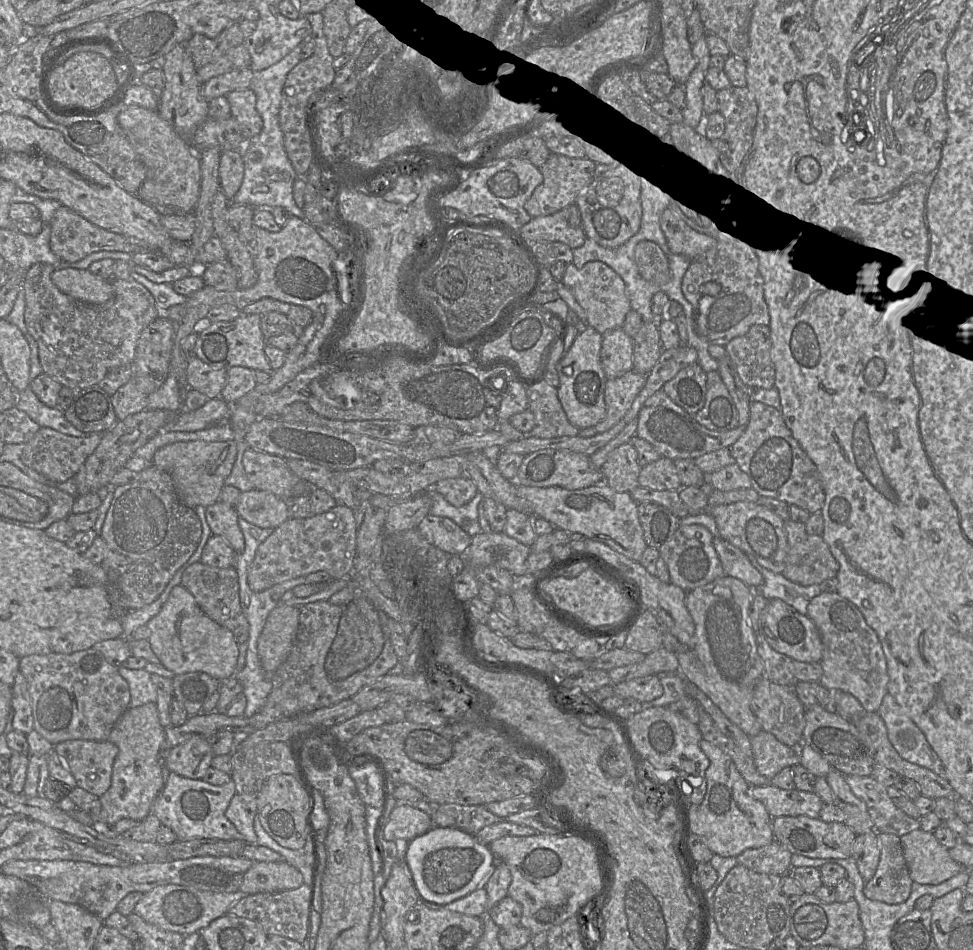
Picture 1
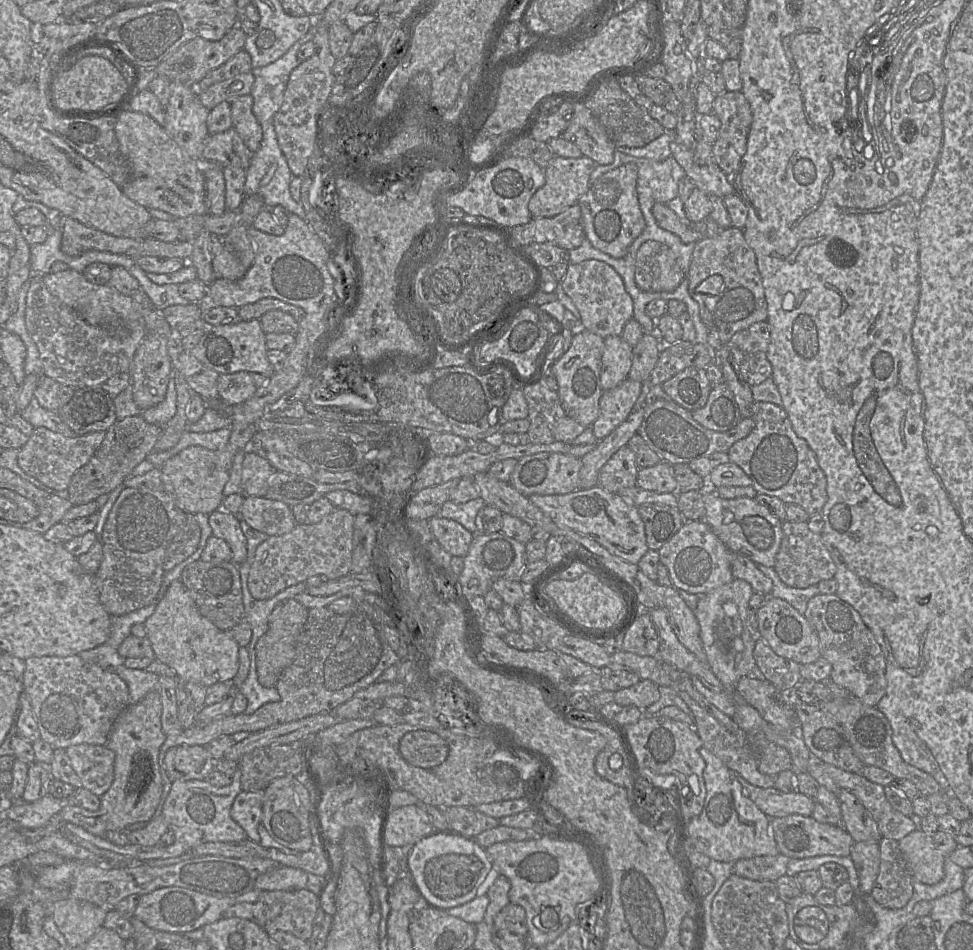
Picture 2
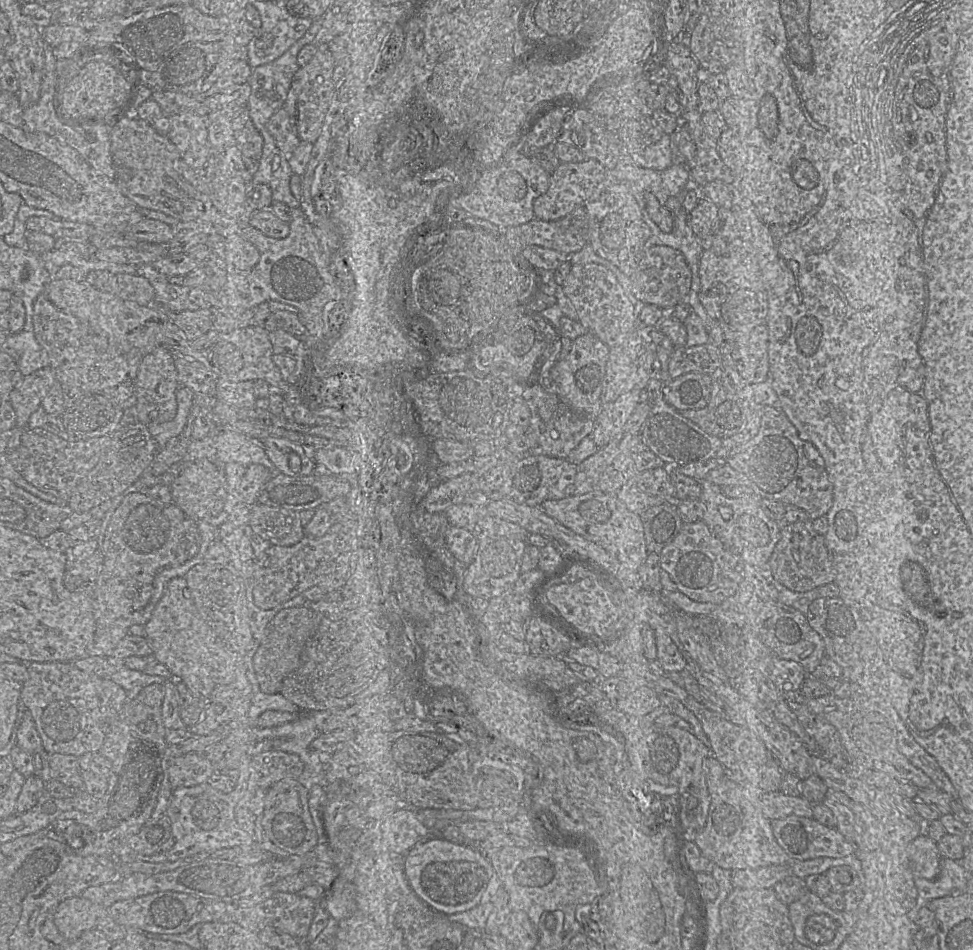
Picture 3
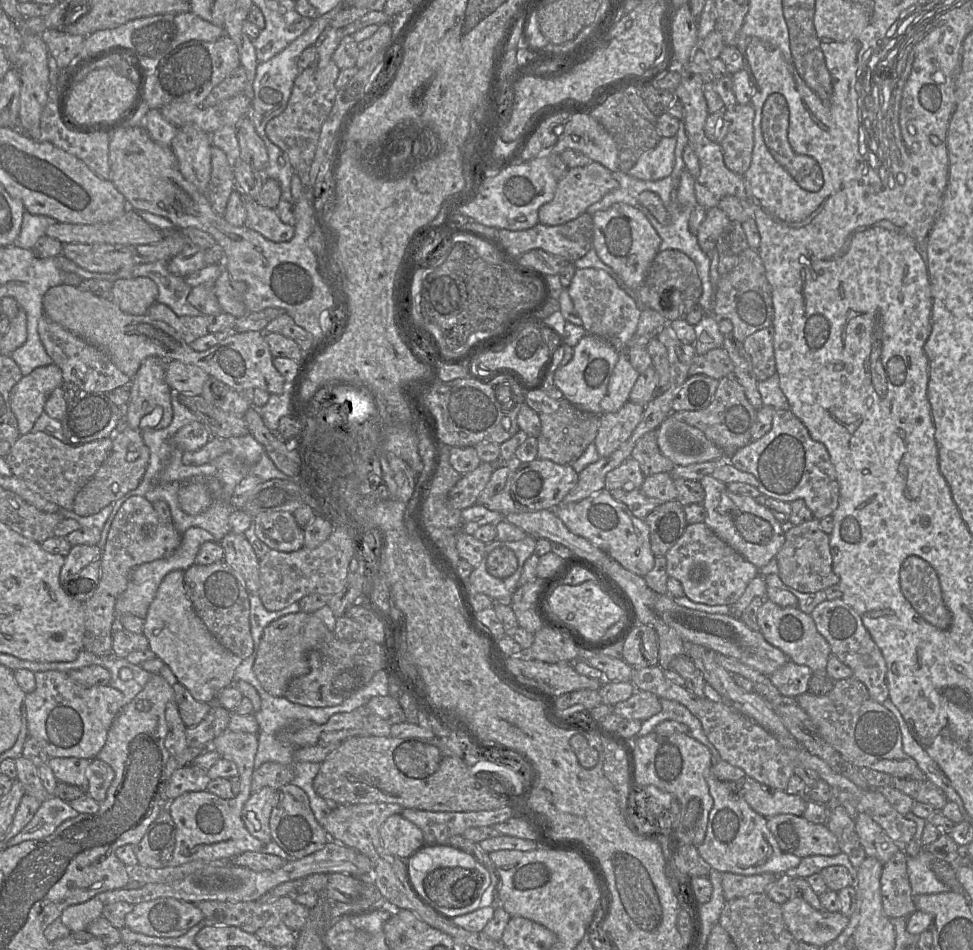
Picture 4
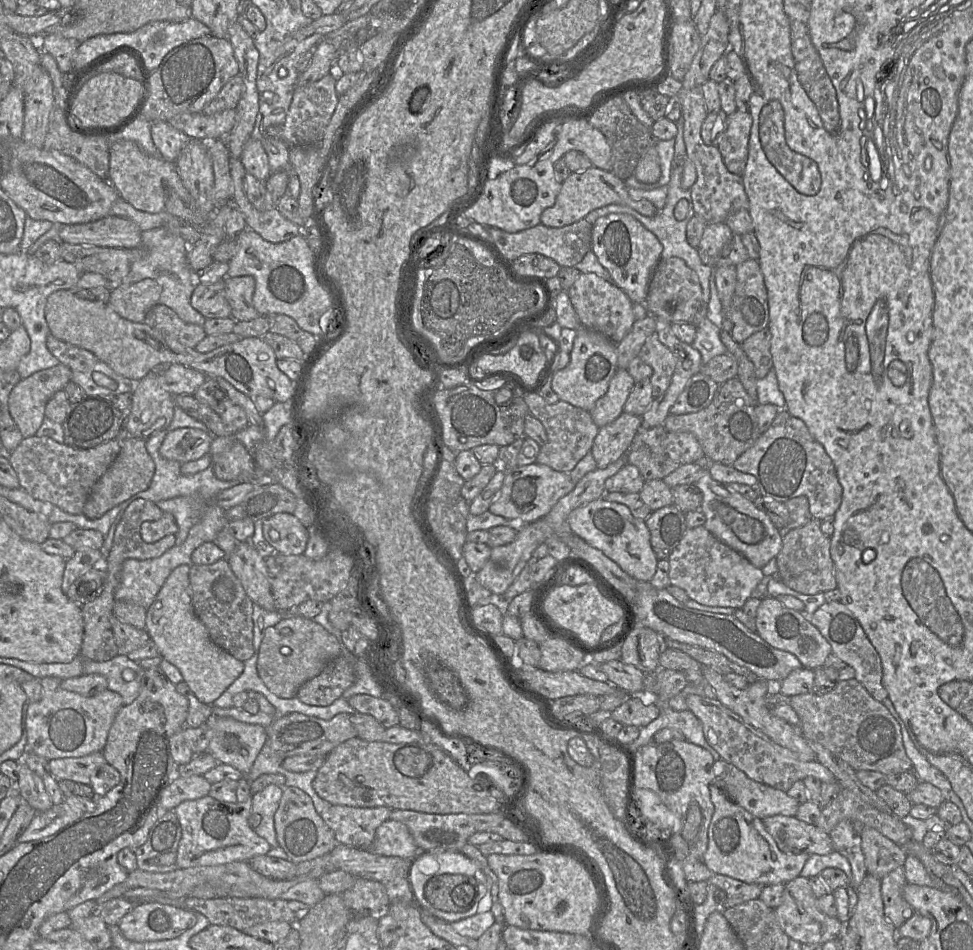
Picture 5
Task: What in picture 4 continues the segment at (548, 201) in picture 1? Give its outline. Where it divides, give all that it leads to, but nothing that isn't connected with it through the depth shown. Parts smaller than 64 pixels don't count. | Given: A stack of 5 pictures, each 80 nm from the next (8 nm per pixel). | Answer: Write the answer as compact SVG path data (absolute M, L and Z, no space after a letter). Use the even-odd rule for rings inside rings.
M592 161L585 166L568 168L565 175L557 182L553 199L539 208L539 222L550 226L569 222L618 187L619 183L612 177L612 172L598 162Z

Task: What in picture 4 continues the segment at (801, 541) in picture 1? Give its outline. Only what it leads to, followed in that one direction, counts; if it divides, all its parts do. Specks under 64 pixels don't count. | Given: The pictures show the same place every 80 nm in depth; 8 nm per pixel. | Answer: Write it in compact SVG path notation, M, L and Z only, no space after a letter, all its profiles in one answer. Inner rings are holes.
M813 518L796 526L787 526L784 544L776 555L781 581L801 593L824 591L839 583L839 577L833 570L829 535L820 529L819 521L820 519Z

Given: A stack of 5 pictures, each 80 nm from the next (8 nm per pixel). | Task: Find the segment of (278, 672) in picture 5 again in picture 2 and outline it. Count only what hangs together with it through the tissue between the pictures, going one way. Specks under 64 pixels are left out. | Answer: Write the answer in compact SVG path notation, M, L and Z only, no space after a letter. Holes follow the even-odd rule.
M285 599L272 611L268 629L256 644L256 666L260 684L263 687L275 687L282 671L296 656L296 642L307 621L308 609L294 599Z

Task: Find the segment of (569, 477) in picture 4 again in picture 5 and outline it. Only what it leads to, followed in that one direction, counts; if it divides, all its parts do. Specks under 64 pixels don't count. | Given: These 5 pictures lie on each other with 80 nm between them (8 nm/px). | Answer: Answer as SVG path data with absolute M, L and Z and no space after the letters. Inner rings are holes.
M539 463L518 465L505 472L502 487L488 510L494 515L506 518L513 524L529 524L541 519L576 485L569 473L559 472Z

